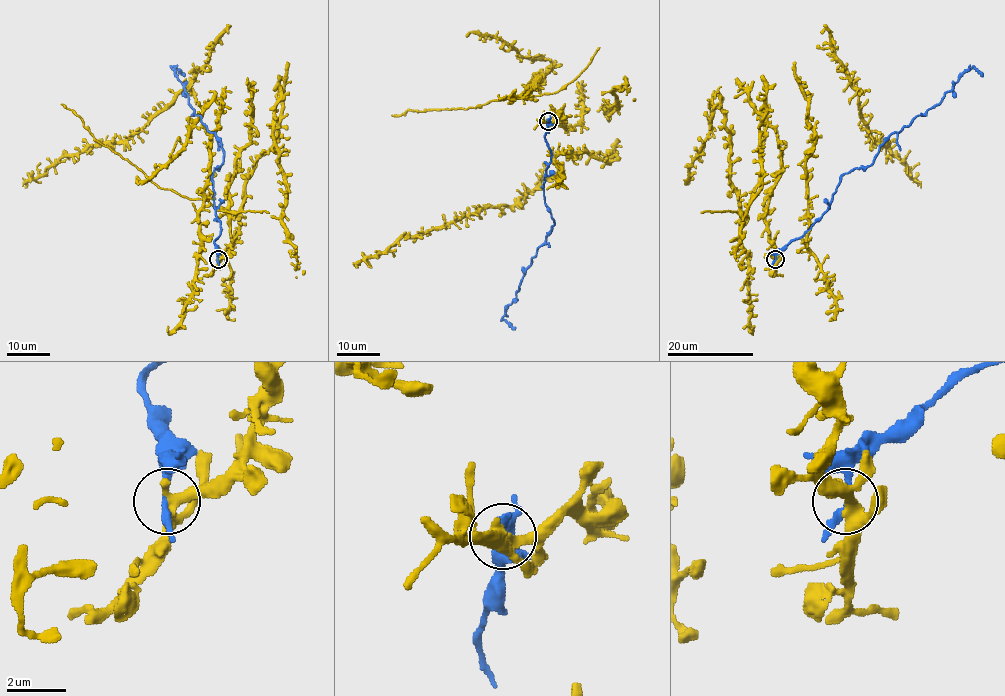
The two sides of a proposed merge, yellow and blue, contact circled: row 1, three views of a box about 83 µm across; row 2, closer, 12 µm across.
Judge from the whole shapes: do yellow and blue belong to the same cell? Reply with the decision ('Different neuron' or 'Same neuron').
Different neuron

